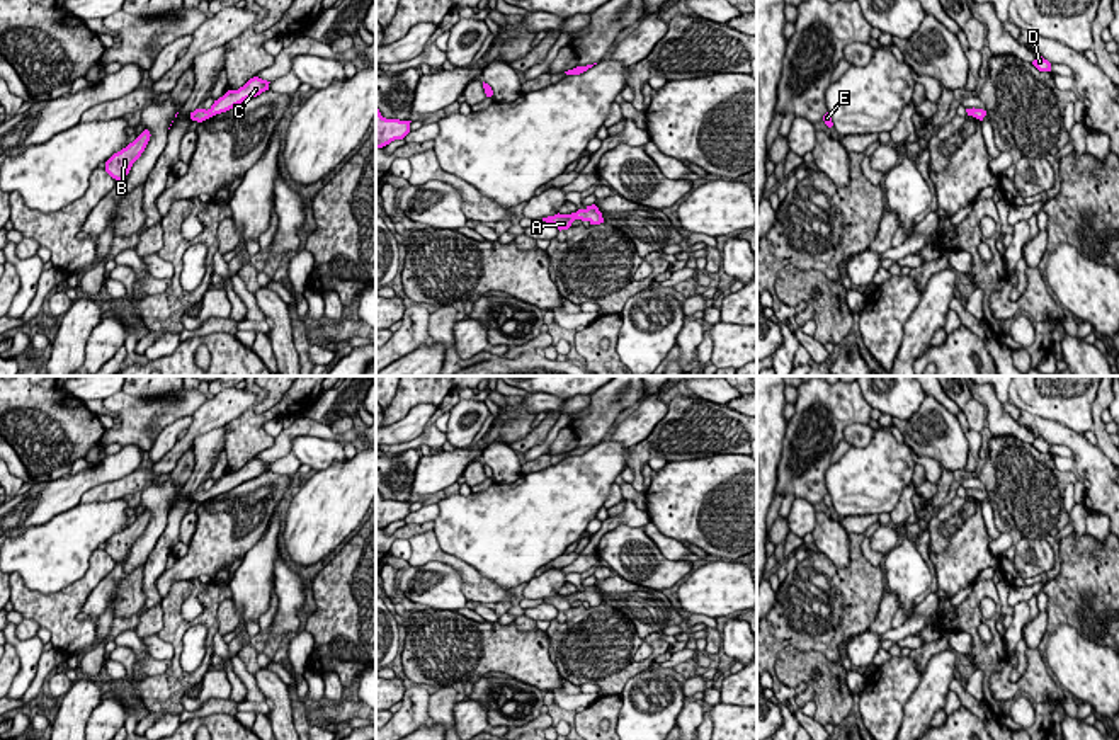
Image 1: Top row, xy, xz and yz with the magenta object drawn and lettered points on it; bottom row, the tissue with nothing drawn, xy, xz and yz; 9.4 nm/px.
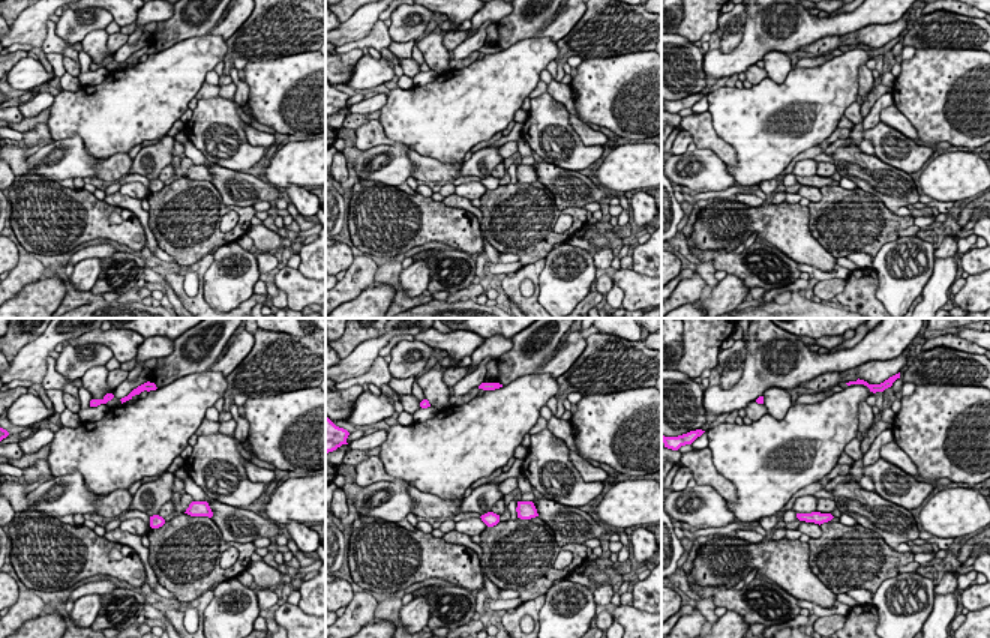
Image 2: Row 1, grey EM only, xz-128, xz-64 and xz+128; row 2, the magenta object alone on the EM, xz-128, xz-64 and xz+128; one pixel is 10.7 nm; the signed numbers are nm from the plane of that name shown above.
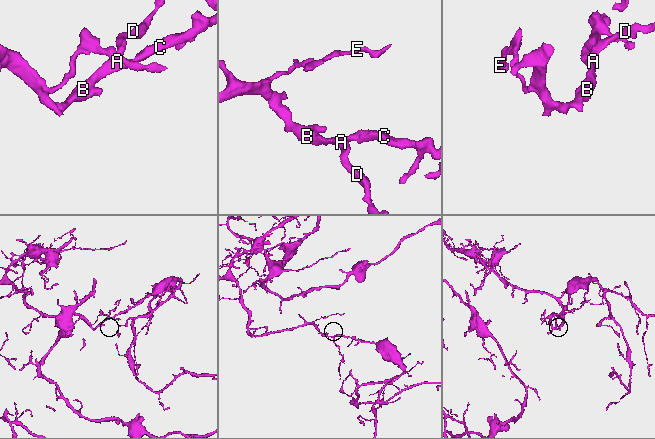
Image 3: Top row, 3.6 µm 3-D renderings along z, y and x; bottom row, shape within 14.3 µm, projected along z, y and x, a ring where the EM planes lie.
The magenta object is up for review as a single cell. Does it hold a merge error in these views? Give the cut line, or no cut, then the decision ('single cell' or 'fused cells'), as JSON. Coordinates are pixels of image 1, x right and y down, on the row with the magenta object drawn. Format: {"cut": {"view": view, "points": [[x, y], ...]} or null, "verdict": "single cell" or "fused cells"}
{"cut": null, "verdict": "single cell"}

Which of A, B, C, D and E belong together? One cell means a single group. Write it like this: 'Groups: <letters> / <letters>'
Groups: A B C D E

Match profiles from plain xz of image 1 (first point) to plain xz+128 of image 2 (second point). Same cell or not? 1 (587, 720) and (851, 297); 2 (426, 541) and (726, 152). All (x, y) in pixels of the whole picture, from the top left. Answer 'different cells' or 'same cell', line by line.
1: same cell
2: same cell

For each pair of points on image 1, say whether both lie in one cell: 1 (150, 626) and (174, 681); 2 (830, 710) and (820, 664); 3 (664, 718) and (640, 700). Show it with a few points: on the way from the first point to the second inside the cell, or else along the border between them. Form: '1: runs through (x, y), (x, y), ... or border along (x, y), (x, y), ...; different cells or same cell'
1: border along (162, 604), (162, 628), (157, 633); different cells
2: runs through (830, 698), (830, 676); same cell
3: runs through (658, 715), (645, 701); same cell

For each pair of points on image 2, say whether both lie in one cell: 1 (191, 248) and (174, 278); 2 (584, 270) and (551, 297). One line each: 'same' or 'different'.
1: different
2: same

